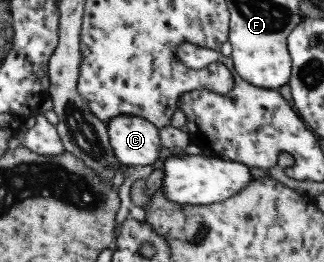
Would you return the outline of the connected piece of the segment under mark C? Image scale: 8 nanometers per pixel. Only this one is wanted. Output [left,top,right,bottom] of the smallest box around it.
[106,115,158,168]

